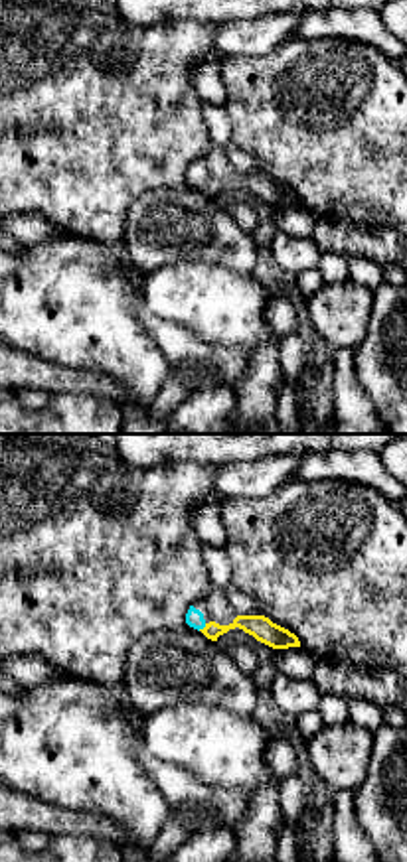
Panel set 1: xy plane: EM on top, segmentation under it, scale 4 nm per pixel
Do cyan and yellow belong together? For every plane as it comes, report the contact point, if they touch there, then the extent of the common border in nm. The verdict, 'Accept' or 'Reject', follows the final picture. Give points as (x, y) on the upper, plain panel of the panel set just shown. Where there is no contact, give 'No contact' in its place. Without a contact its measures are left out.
Touches cyan at (202, 186). Shared border 50 nm

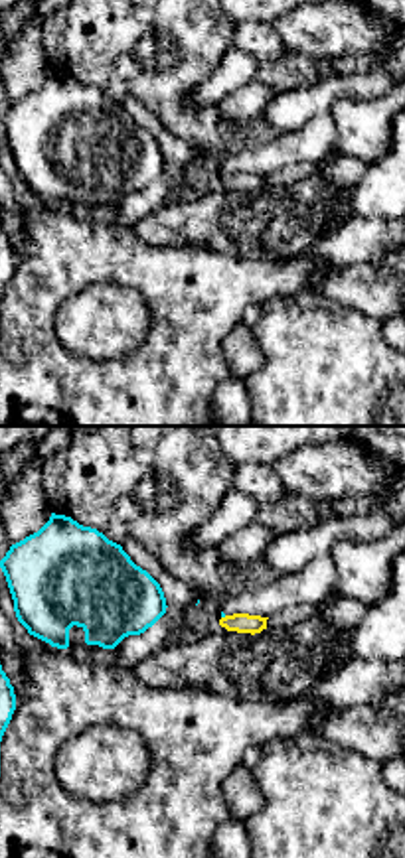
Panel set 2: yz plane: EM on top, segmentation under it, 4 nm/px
No contact

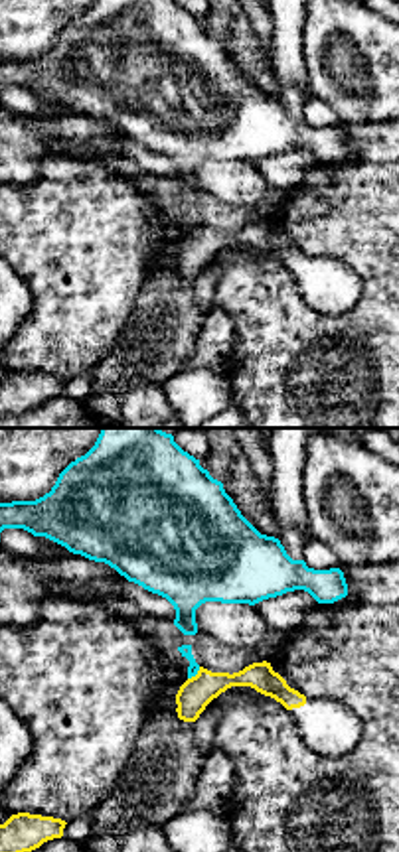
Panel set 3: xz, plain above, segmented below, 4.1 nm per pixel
Touches cyan at (194, 233). Shared border 80 nm

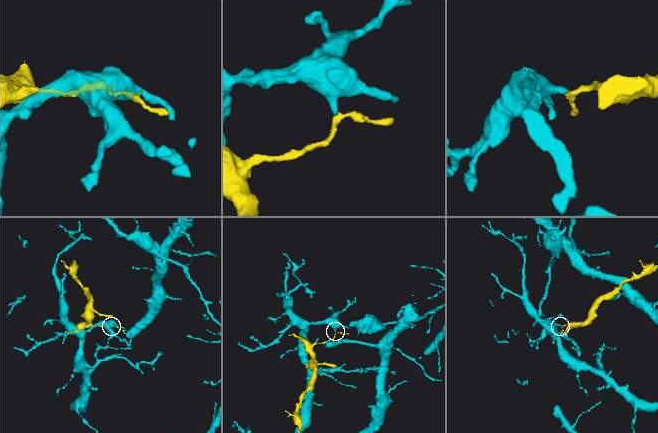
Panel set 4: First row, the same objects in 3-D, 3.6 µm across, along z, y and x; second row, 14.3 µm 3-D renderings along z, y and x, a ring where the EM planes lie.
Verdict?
Reject

